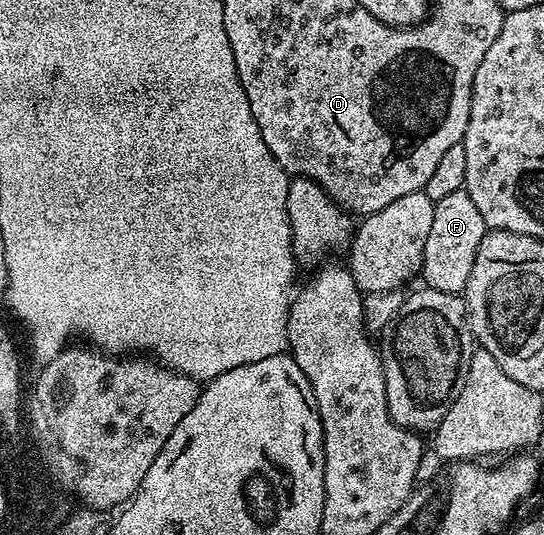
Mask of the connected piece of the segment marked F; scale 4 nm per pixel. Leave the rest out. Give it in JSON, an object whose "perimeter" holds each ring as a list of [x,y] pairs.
{"perimeter":[[[463,189],[450,192],[450,196],[436,202],[434,221],[430,227],[430,236],[426,236],[424,249],[423,285],[430,290],[463,295],[470,280],[470,268],[474,268],[474,256],[478,244],[482,244],[486,227],[474,200],[470,200],[468,191]]]}

